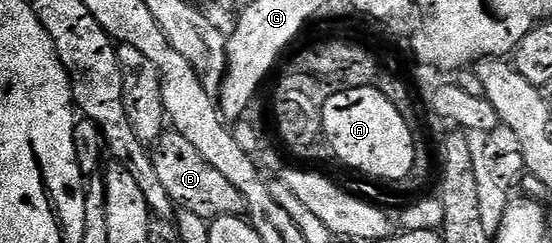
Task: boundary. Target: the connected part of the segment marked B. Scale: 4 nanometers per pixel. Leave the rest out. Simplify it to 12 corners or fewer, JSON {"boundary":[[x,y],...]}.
{"boundary":[[185,136],[153,146],[157,176],[176,207],[206,220],[247,210]]}

